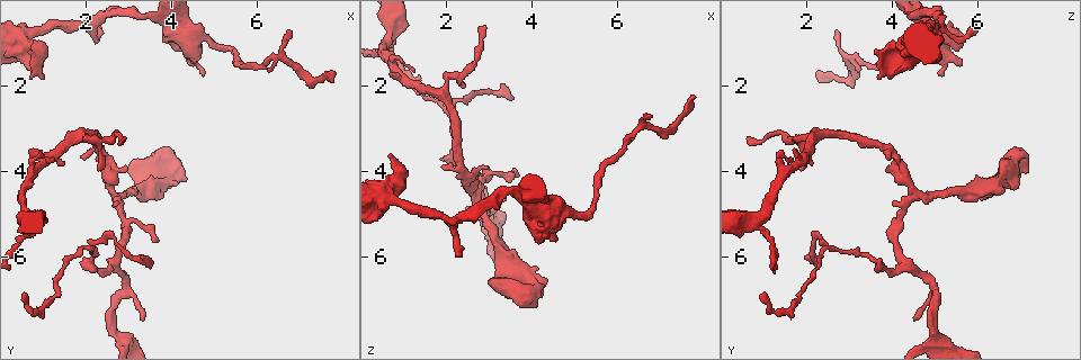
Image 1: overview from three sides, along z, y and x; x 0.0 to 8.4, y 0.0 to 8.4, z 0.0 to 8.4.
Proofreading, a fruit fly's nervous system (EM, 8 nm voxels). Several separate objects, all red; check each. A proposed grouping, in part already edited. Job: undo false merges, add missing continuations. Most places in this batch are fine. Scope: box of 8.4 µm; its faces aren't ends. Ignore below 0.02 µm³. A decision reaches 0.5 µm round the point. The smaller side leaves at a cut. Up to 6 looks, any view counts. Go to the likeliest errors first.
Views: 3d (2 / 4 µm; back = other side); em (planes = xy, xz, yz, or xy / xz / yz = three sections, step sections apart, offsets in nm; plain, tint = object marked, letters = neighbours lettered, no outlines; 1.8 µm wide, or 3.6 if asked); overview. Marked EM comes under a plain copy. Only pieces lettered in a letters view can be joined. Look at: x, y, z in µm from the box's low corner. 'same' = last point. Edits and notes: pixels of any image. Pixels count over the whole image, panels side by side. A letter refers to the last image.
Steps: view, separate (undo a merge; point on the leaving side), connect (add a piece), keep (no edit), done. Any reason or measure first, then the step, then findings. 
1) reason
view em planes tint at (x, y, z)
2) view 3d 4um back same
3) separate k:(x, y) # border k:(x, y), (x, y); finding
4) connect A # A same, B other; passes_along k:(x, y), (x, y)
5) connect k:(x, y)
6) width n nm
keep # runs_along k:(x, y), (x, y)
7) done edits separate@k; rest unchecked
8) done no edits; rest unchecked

free end
view em yz step 8 letters at (1.85, 3.65, 3.85)

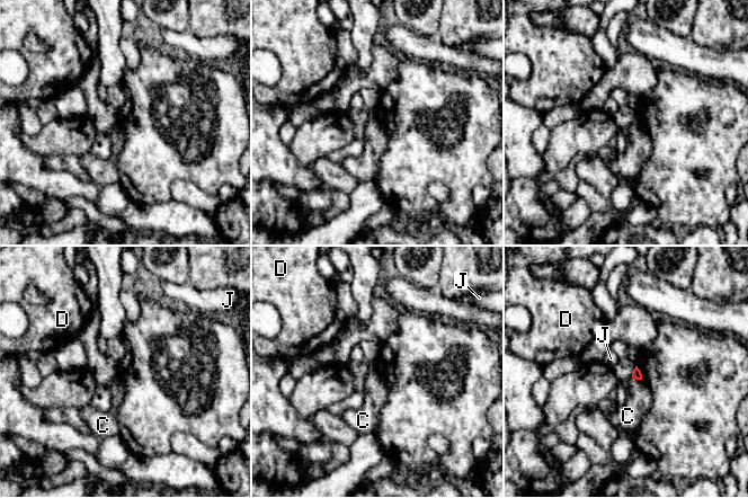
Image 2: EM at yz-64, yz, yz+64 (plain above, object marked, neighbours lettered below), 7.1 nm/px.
cut it another way
view em planes letters same

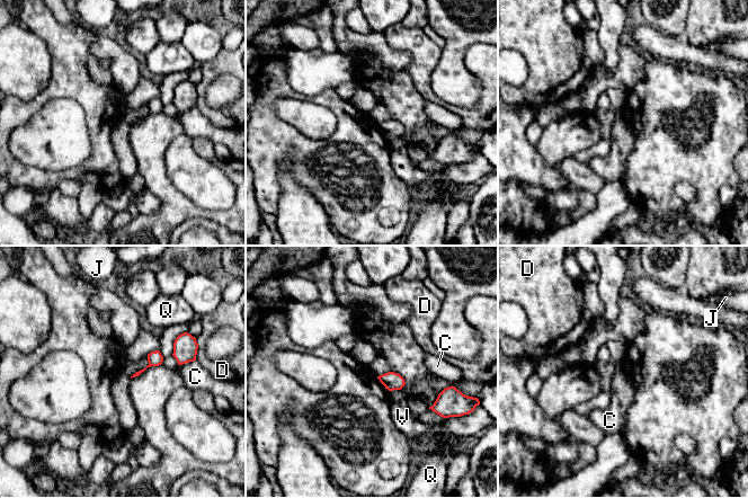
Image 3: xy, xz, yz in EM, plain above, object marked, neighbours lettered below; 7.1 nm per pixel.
longest_contact C 130 nm
keep # C other, D other, J other, Q other, V other; border 3:(195, 359), (178, 365); none of them fits

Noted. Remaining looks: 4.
tapers out
view em yz step 8 letters at (1.30, 3.75, 1.60)

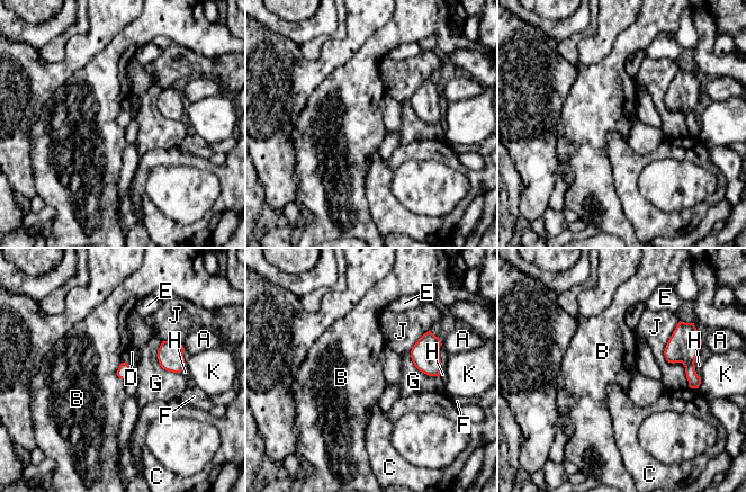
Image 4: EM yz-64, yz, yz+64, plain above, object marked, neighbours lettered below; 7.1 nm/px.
keep # A other, B other, C other, D other, E other, F other, G other, H other, J other, K other; border 4:(122, 361), (117, 375), (124, 381); no lettered piece goes on from it

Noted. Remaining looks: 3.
tapers out
view em planes letters at (2.35, 0.65, 6.05)

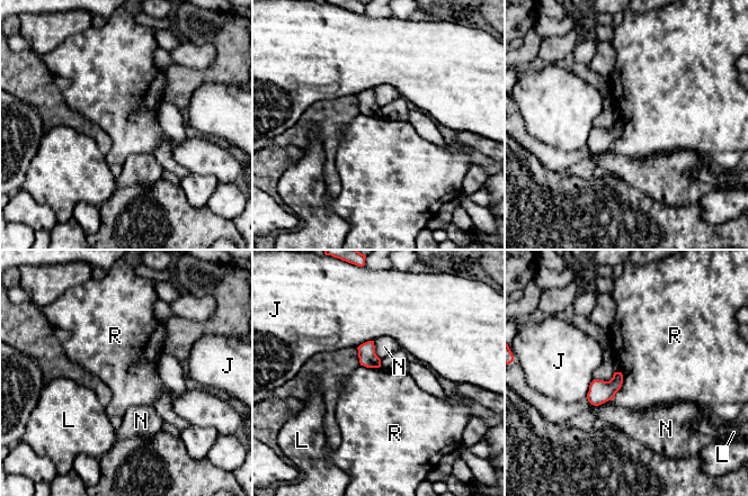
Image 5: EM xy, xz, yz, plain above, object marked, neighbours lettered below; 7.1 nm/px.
keep # J other, L other, N other, R other; border 5:(622, 372), (622, 386), (613, 398); no lettered piece goes on from it

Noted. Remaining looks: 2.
done no edits; rest unchecked

